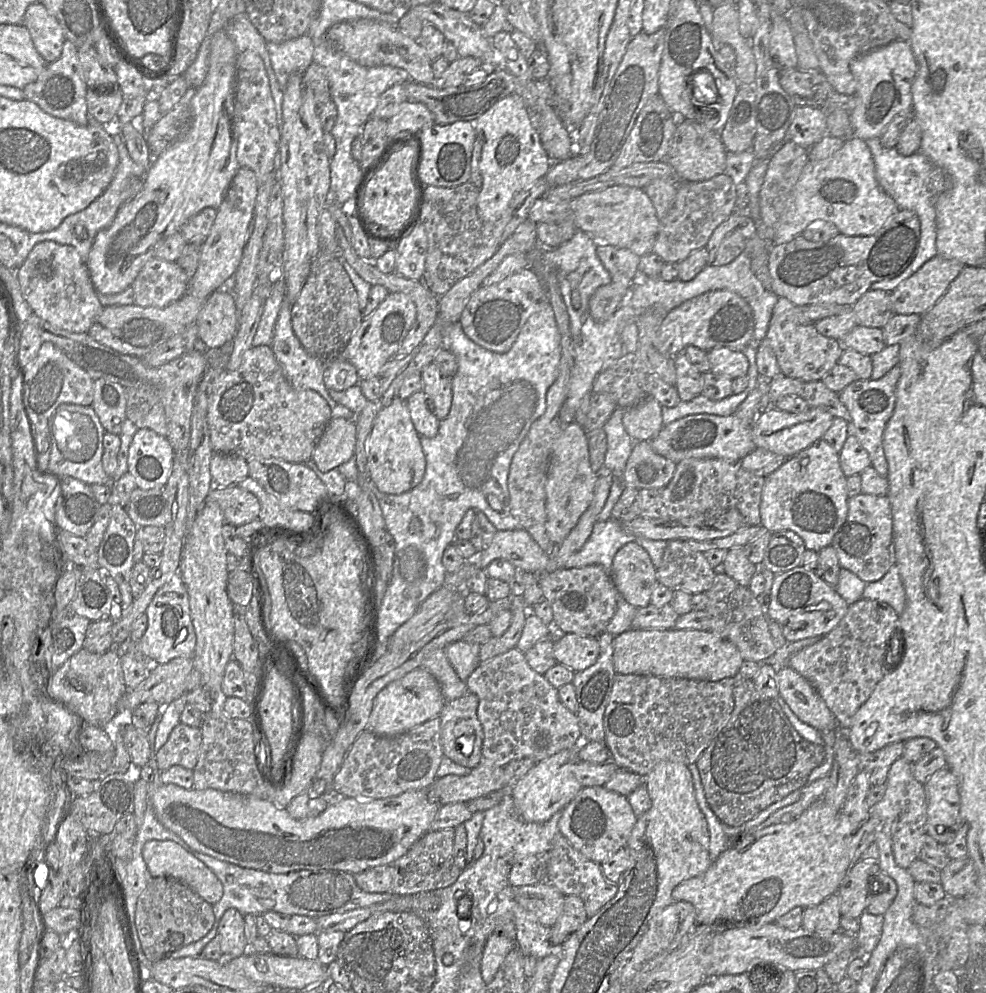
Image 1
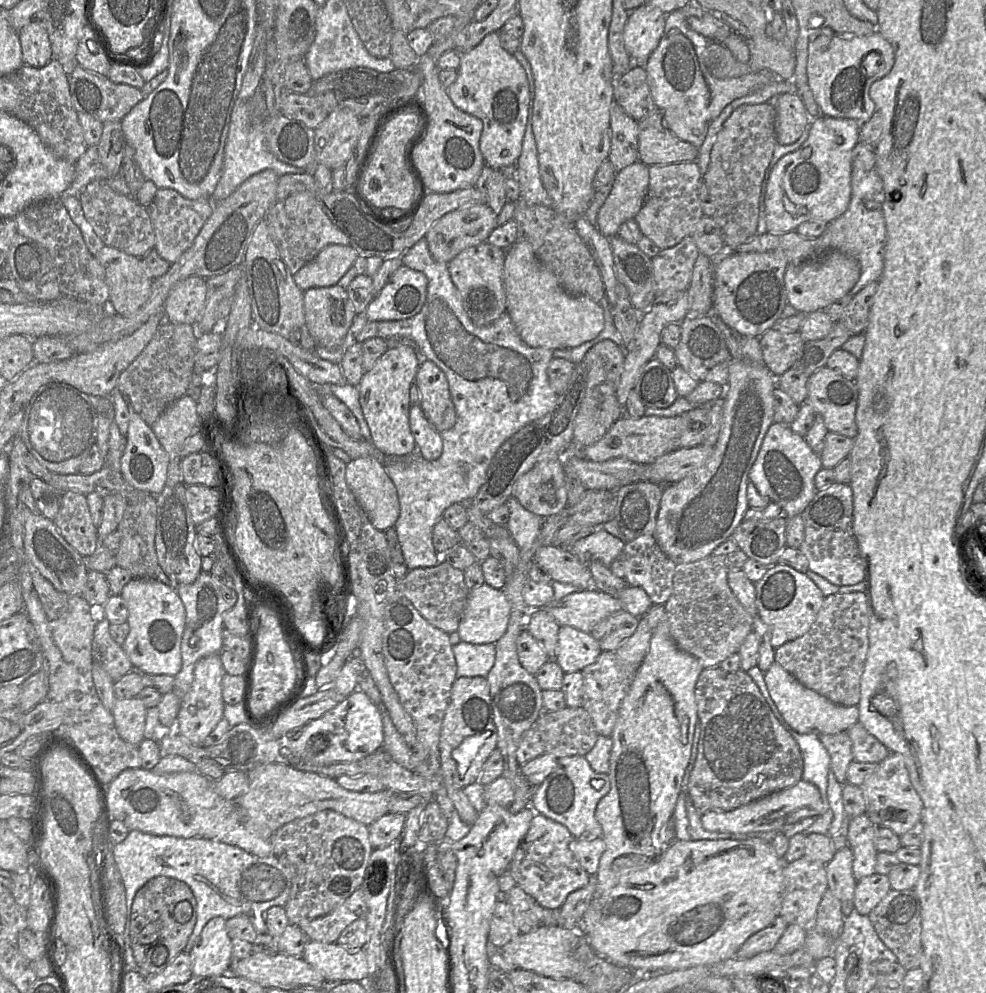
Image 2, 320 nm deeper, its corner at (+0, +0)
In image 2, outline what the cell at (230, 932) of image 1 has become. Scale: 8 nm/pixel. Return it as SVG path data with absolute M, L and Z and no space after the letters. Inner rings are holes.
M214 917L209 920L189 952L193 976L228 974L232 960L231 940L224 918Z

